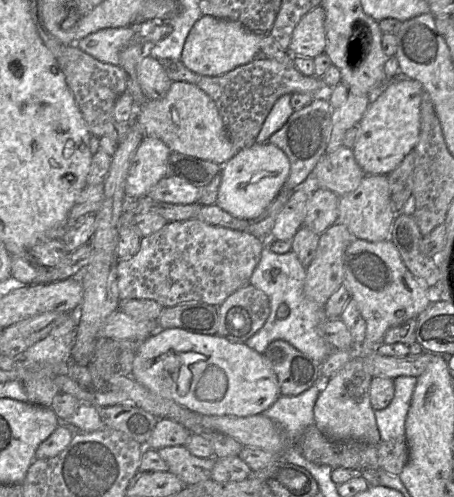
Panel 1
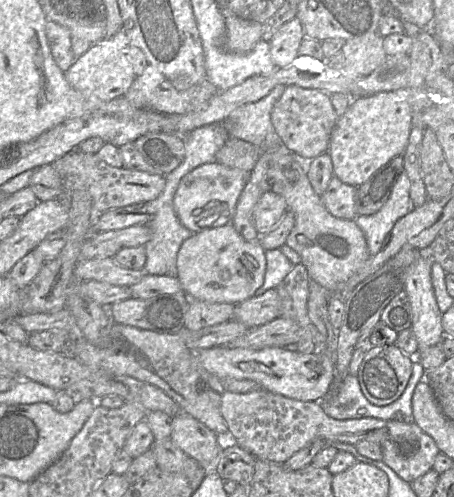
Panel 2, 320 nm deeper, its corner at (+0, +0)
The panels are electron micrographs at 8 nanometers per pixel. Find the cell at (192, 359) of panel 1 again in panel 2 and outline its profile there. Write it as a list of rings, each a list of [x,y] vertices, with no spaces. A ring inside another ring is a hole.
[[[309,280],[307,315],[310,322],[316,327],[322,335],[325,349],[320,354],[302,354],[297,351],[289,351],[282,347],[266,347],[260,350],[246,348],[229,348],[226,346],[214,346],[197,351],[198,360],[201,365],[210,373],[216,375],[220,380],[225,378],[249,379],[260,384],[262,389],[272,393],[280,394],[288,398],[300,401],[314,401],[319,403],[322,397],[328,392],[334,377],[334,367],[336,363],[337,349],[337,330],[335,330],[328,316],[329,292],[314,280]]]

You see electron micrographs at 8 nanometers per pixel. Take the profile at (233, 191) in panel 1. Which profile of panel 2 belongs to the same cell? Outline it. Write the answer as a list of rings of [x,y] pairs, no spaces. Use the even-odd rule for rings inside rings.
[[[217,160],[201,164],[179,182],[173,205],[181,224],[194,233],[231,223],[238,198],[248,180],[248,172],[225,166]]]

